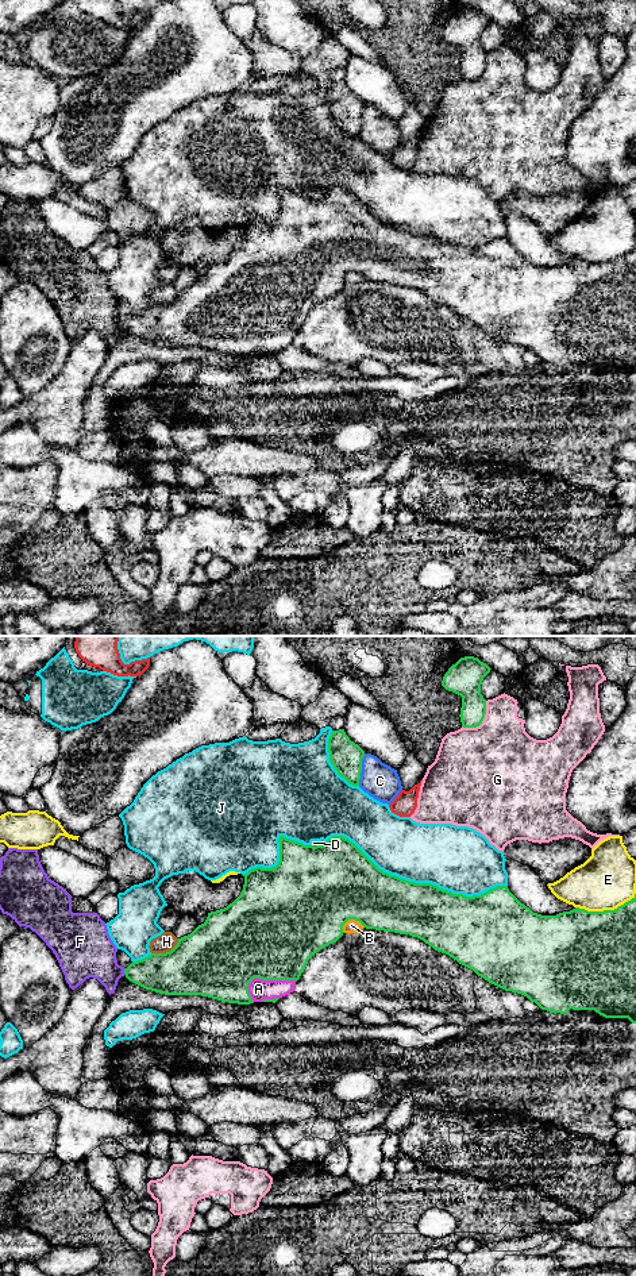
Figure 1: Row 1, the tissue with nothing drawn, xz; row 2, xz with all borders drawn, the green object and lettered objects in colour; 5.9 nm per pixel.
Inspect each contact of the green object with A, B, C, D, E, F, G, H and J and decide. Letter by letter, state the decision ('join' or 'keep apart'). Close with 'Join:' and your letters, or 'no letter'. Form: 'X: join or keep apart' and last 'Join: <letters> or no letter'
A: join
B: keep apart
C: keep apart
D: keep apart
E: keep apart
F: keep apart
G: keep apart
H: keep apart
J: keep apart
Join: A

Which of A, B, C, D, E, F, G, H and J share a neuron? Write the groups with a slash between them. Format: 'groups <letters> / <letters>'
groups A / B E / C / D / F / G / H / J

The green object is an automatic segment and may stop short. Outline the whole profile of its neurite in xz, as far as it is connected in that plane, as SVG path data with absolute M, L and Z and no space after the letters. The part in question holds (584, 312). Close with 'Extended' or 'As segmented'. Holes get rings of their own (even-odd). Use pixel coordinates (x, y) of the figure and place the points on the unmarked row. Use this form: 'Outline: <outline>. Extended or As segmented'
Outline: M280 188L280 213L275 219L257 219L244 225L244 236L240 247L227 259L208 265L204 275L198 277L190 286L178 290L177 297L166 305L151 305L147 309L132 313L126 321L126 329L146 340L165 347L201 347L228 355L250 356L254 354L273 354L294 343L296 334L304 324L308 312L320 301L336 294L343 288L343 277L348 271L359 273L366 281L394 284L409 286L423 292L435 302L456 312L459 316L473 321L478 328L489 335L505 342L521 346L535 354L541 362L566 366L573 362L594 362L605 370L628 370L636 375L636 246L635 248L614 262L587 263L575 259L556 267L541 267L533 265L521 255L508 240L497 238L489 243L466 248L452 246L431 235L415 235L390 227L379 221L352 193L343 188L332 188L324 197L304 197L302 194Z. Extended

